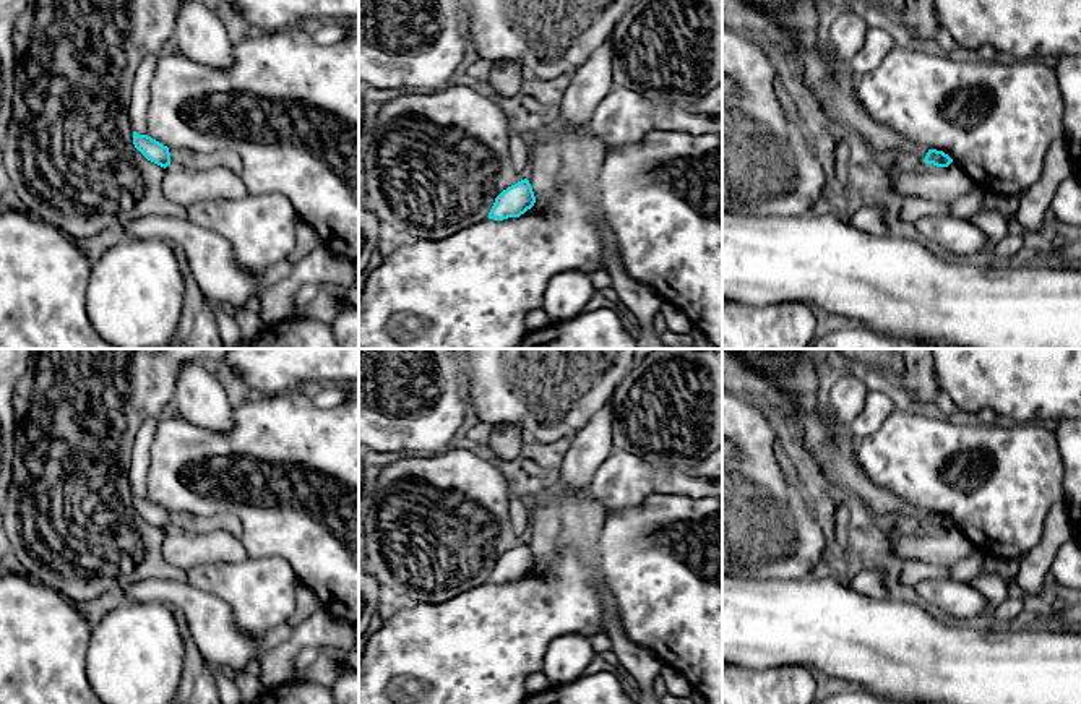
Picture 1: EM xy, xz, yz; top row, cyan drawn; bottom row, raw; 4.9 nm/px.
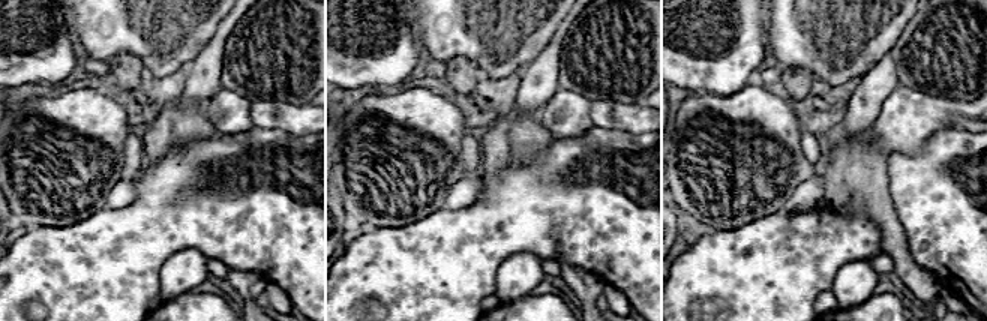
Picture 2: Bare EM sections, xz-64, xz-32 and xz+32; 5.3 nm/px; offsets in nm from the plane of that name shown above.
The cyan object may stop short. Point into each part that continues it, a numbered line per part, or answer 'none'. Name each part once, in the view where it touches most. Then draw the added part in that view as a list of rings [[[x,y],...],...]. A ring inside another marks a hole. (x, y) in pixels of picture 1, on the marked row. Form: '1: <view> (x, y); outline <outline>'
none

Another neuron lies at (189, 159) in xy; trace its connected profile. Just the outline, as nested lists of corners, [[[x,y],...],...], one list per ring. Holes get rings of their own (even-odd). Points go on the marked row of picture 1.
[[[172,148],[170,162],[190,170],[211,170],[224,167],[234,174],[242,174],[242,159],[235,151],[195,152],[190,149]]]

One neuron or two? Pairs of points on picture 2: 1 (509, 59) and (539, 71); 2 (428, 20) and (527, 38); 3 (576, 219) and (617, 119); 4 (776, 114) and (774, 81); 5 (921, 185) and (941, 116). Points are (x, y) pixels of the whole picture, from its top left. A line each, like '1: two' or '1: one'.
1: two
2: one
3: two
4: two
5: two

